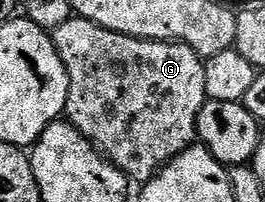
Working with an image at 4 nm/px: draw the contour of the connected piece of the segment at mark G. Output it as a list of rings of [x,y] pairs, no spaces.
[[[72,17],[64,21],[64,23],[51,32],[51,38],[55,49],[59,53],[59,57],[63,61],[63,65],[67,69],[67,77],[69,78],[64,118],[72,123],[75,129],[79,129],[83,133],[83,137],[90,139],[105,158],[117,164],[119,170],[134,184],[144,185],[148,179],[153,178],[157,174],[159,163],[156,163],[153,159],[168,161],[174,159],[181,151],[185,151],[188,147],[194,146],[195,140],[197,139],[197,118],[203,109],[203,105],[207,101],[205,94],[205,90],[207,89],[205,64],[202,56],[198,55],[195,49],[191,49],[185,43],[174,43],[164,39],[136,39],[130,35],[120,35],[106,27],[98,27],[90,19],[82,19],[80,17]]]

